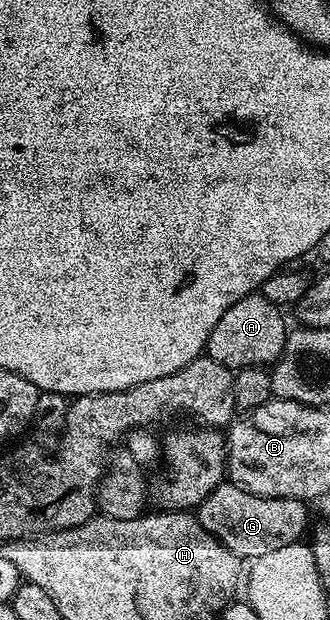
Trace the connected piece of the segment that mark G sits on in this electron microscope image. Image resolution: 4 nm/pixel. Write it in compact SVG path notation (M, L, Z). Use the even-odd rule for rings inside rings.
M221 483L198 506L198 516L202 527L216 536L234 556L255 559L270 551L278 551L278 547L297 544L303 538L300 536L303 533L305 536L310 529L308 508L298 499L259 497L237 485Z

